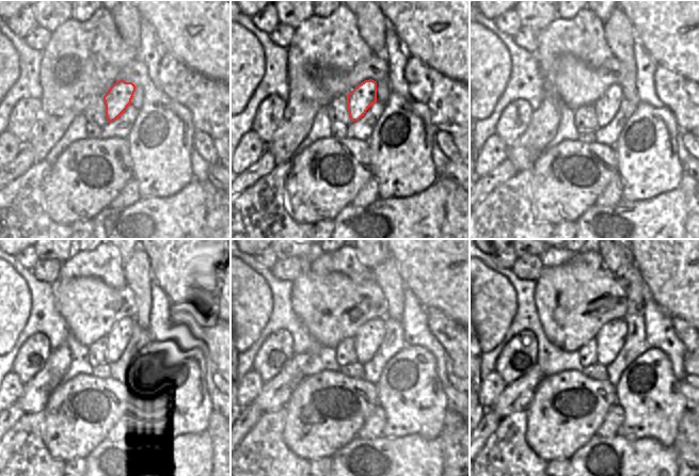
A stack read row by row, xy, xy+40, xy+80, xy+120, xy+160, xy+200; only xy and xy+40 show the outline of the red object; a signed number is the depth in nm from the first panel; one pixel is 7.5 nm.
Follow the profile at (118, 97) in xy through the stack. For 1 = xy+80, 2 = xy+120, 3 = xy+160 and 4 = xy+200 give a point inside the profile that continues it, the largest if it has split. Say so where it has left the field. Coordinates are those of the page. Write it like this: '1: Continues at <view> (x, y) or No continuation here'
1: Continues at xy+80 (605, 108)
2: Continues at xy+120 (124, 339)
3: Continues at xy+160 (369, 336)
4: Continues at xy+200 (609, 339)

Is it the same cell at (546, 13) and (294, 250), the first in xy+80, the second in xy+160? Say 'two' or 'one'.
one

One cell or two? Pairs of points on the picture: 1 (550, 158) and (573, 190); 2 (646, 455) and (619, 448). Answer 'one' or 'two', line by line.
1: one
2: one

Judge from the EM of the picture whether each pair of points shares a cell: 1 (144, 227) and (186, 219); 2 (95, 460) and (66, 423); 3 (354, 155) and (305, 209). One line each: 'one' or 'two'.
1: one
2: two
3: one

